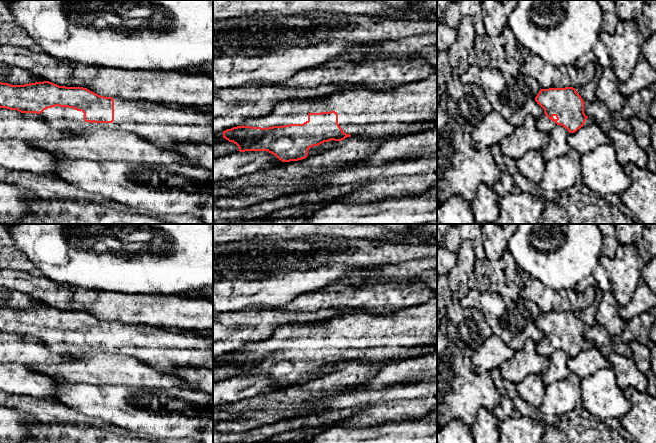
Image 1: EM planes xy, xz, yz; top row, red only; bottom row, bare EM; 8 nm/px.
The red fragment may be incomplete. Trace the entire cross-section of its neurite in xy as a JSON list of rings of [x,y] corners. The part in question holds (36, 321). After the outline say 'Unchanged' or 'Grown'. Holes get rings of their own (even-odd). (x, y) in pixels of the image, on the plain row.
[[[49,305],[24,309],[0,306],[0,332],[34,338],[53,353],[109,353],[135,358],[155,370],[173,374],[182,369],[199,368],[202,362],[213,362],[213,350],[178,348],[172,345],[174,330],[148,332],[145,325],[128,325],[118,321],[100,320],[87,312],[59,310]]]. Grown

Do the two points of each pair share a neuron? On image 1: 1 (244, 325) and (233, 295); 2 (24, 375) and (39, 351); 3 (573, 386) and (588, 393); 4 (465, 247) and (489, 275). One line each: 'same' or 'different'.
1: different
2: different
3: different
4: different

